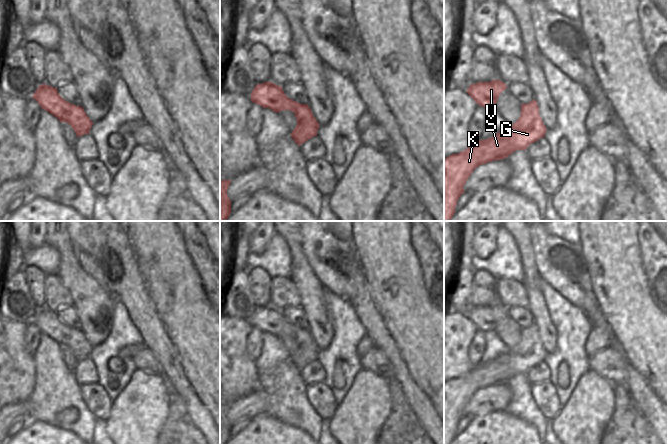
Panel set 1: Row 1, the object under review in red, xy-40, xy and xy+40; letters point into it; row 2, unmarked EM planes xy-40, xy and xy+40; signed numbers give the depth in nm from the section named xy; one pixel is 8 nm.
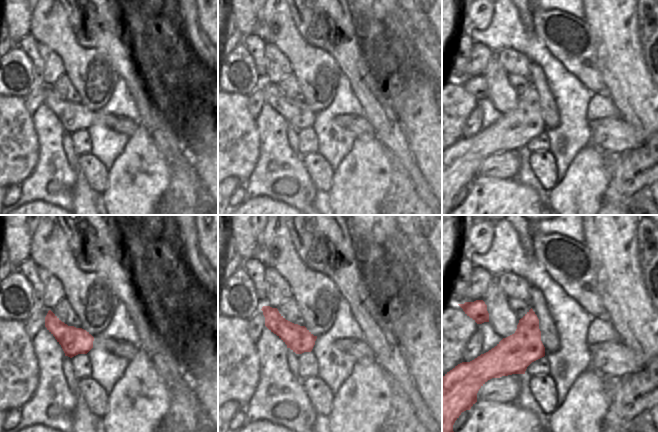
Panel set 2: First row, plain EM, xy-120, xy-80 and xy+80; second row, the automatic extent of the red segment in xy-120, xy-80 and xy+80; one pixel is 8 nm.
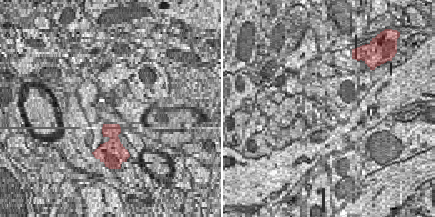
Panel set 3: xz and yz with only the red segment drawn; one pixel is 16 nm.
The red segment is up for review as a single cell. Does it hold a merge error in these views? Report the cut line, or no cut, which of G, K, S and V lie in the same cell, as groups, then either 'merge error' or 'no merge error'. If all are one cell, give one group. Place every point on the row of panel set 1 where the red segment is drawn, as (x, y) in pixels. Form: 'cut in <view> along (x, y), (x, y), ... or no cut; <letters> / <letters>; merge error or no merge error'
cut in xy along (312, 115), (309, 118), (297, 120); G K S / V; merge error

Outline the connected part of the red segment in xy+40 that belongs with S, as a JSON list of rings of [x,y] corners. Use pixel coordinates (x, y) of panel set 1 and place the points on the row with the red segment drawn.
[[[536,100],[528,104],[521,104],[521,115],[514,124],[509,124],[506,130],[502,130],[494,136],[473,142],[466,150],[452,154],[444,159],[444,221],[450,221],[455,213],[455,207],[459,197],[465,192],[463,187],[471,173],[480,165],[507,158],[516,150],[526,150],[527,147],[543,138],[547,129],[539,115],[539,107]]]

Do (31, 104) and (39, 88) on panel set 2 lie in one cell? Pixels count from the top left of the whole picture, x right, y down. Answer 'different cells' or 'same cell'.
same cell

